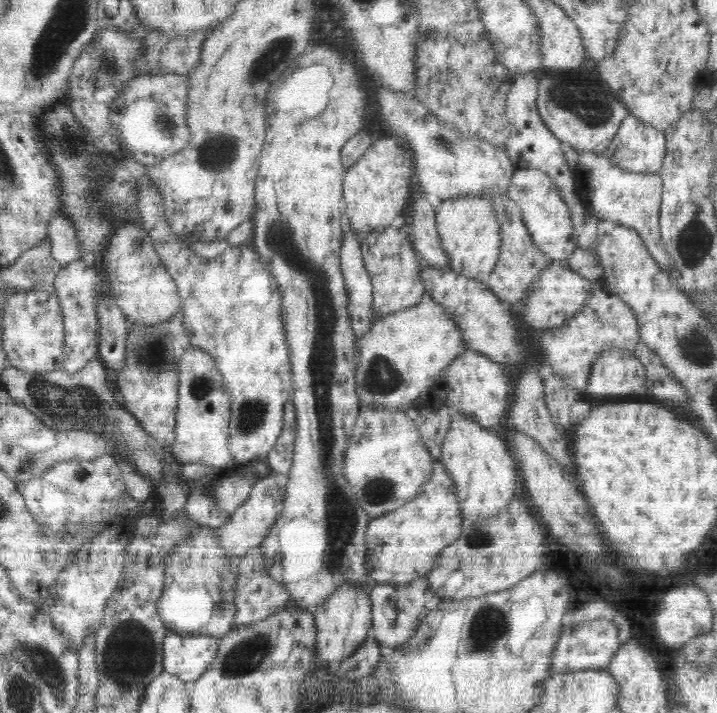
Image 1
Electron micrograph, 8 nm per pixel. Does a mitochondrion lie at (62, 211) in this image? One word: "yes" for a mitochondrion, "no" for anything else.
no

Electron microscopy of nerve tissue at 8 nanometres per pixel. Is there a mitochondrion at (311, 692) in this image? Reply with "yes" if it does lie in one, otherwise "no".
no

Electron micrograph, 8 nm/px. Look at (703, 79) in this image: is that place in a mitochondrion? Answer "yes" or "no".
no

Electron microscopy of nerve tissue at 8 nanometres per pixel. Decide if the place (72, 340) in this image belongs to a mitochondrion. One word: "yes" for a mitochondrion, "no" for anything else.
no

